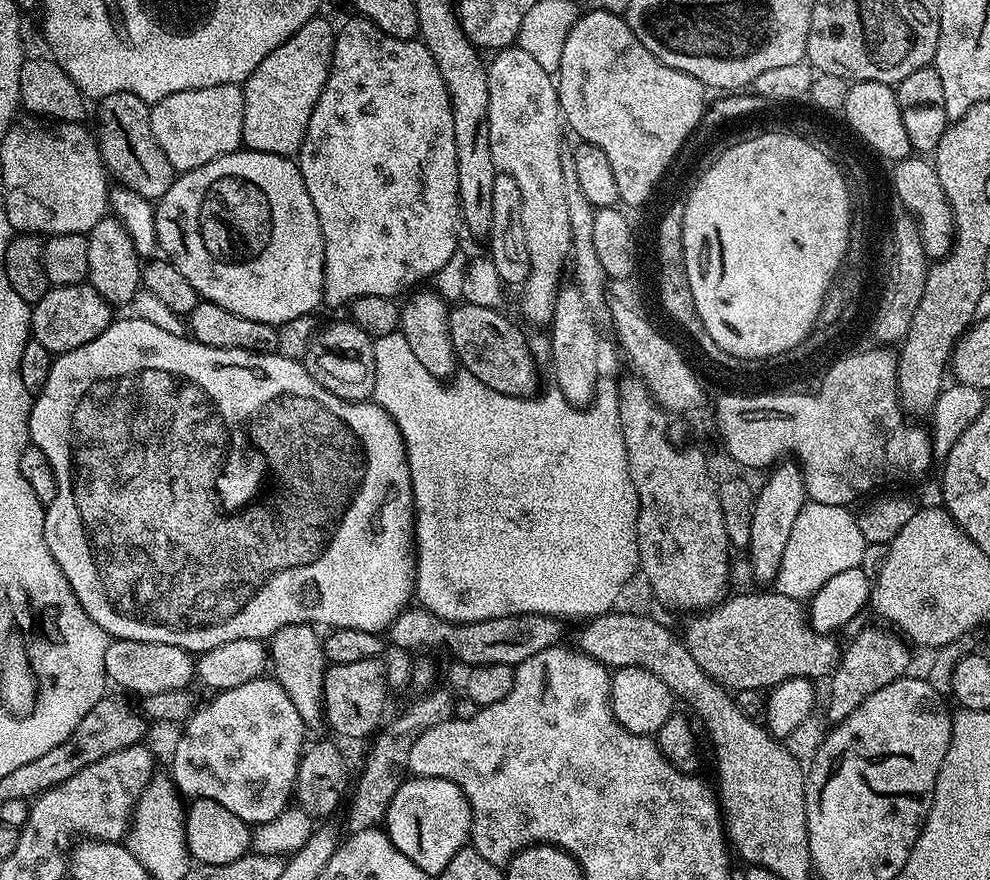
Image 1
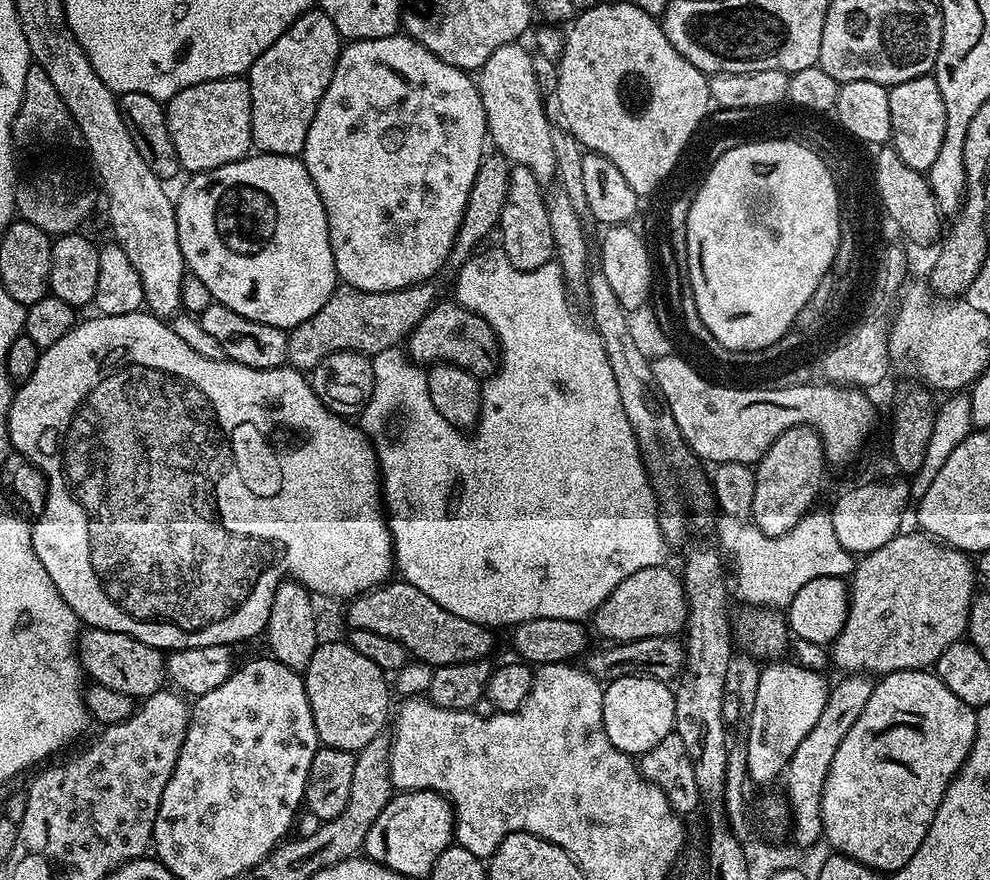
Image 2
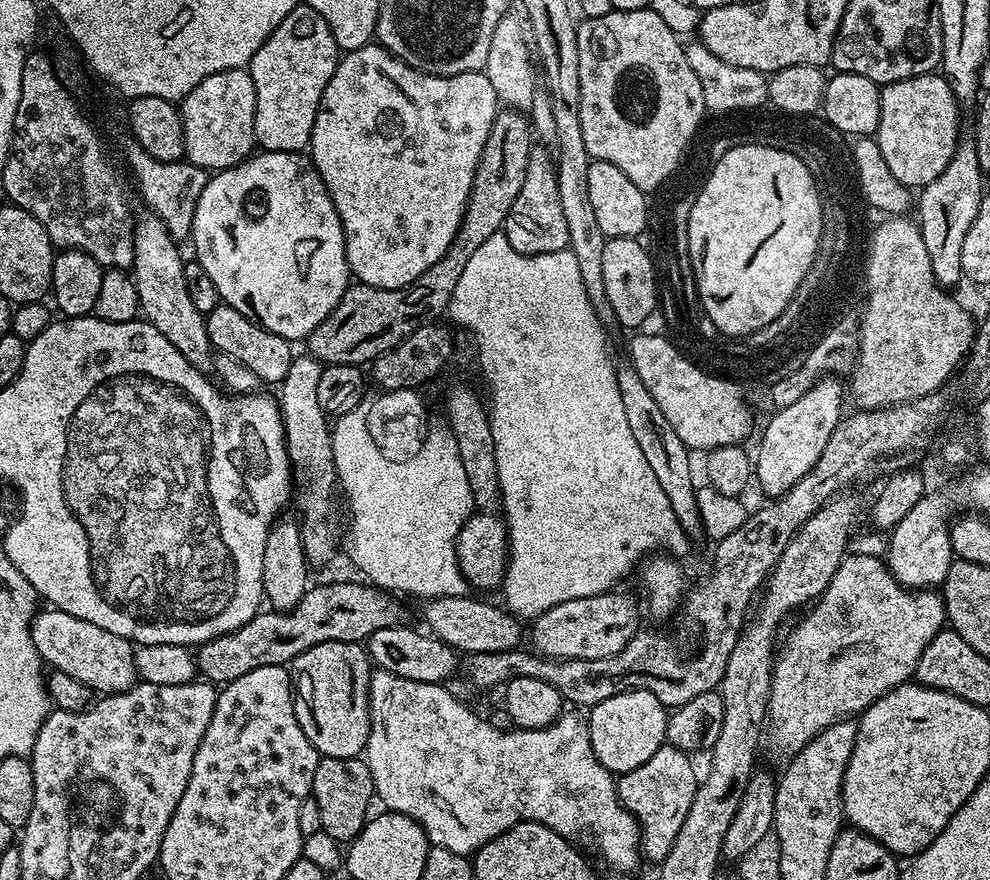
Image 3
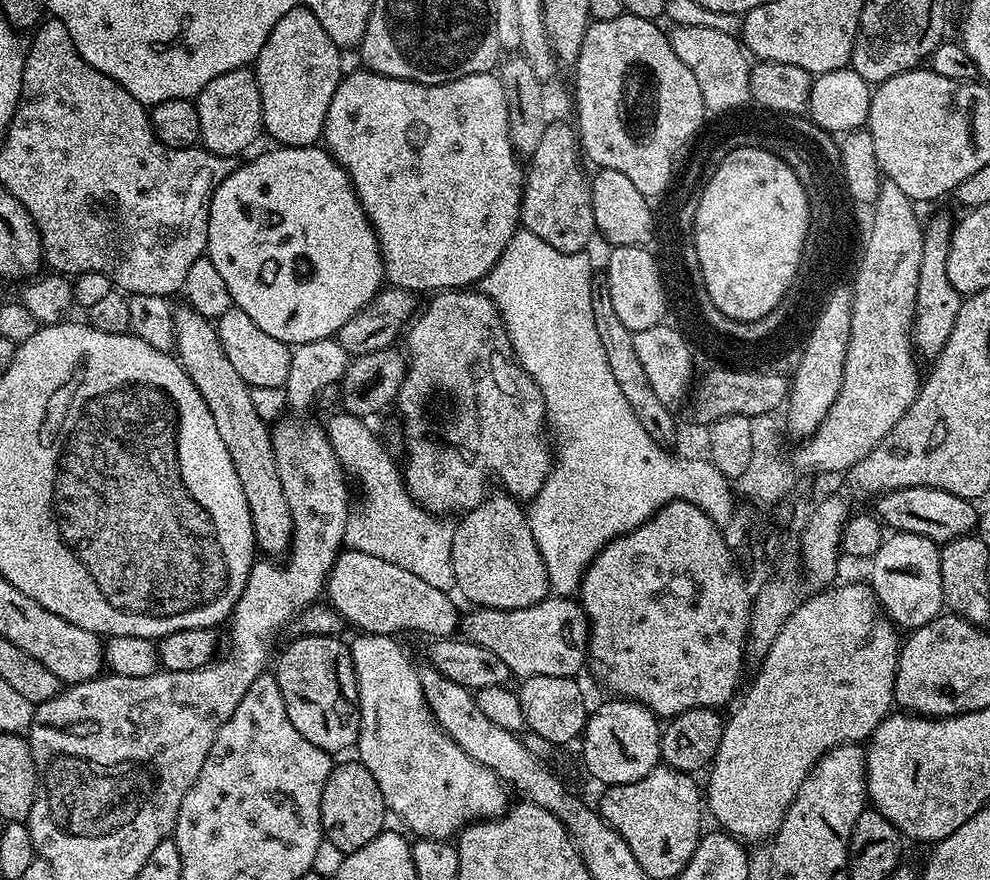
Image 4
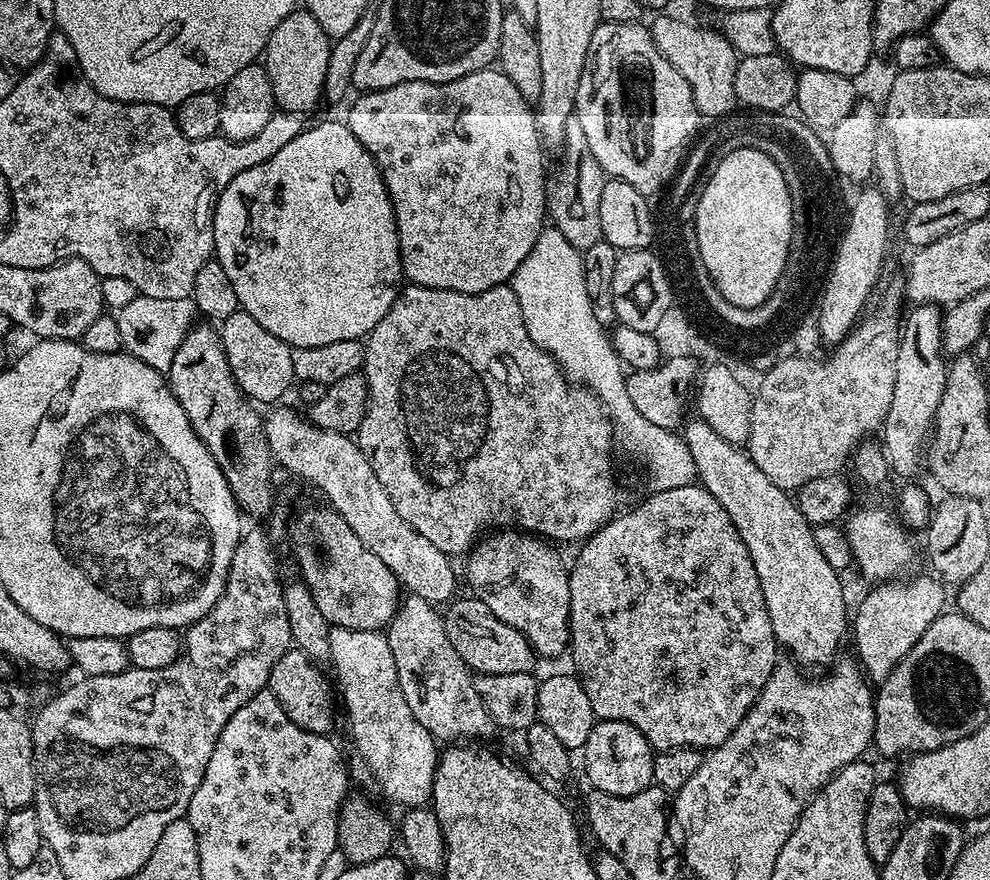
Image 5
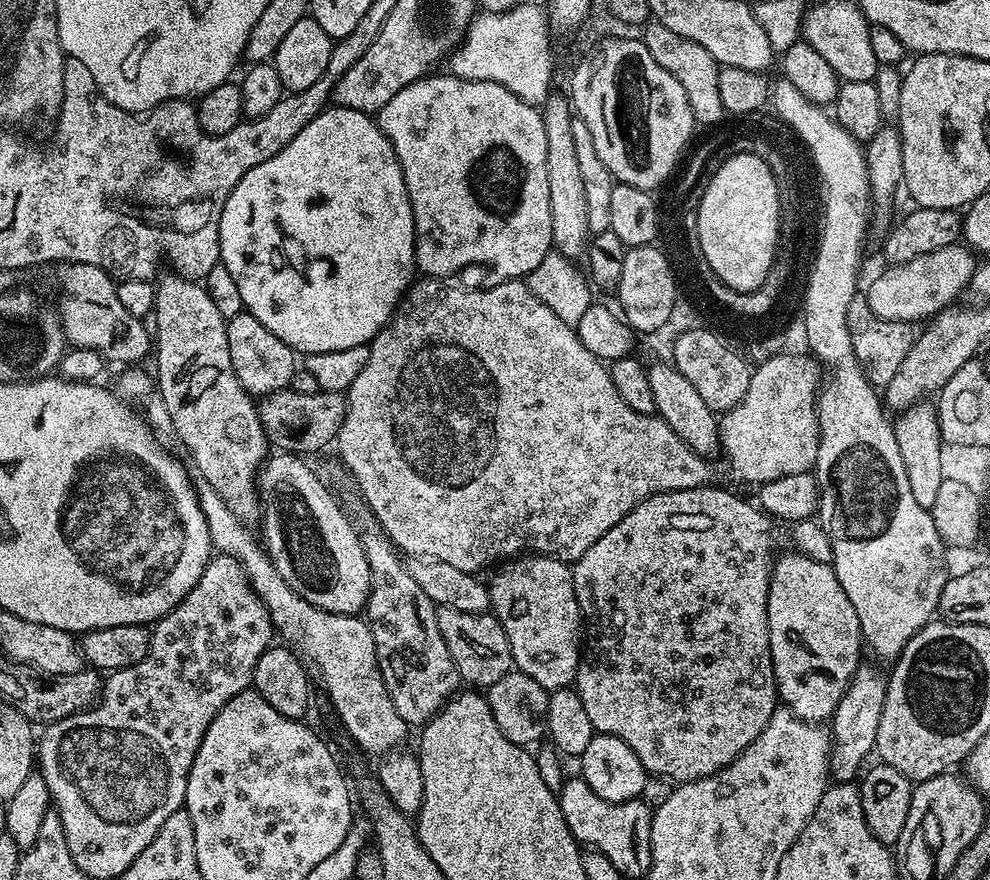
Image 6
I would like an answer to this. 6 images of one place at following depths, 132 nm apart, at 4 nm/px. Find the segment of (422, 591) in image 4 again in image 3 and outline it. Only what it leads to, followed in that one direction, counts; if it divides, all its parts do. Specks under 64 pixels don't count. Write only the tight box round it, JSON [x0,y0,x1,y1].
[424,594,521,653]

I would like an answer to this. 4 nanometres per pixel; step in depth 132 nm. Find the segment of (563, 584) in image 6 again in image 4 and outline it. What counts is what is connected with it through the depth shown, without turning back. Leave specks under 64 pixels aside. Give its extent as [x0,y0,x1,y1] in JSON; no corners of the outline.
[452,490,549,608]

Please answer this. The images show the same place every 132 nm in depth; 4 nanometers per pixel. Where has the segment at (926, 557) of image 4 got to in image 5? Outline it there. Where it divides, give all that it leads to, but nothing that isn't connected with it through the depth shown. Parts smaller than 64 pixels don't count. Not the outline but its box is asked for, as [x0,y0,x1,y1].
[850,575,945,685]

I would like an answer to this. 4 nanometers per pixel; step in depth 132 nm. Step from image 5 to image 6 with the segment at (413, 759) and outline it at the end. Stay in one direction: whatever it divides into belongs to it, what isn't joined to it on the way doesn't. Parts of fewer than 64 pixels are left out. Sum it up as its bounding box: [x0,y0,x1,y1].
[195,482,410,754]

